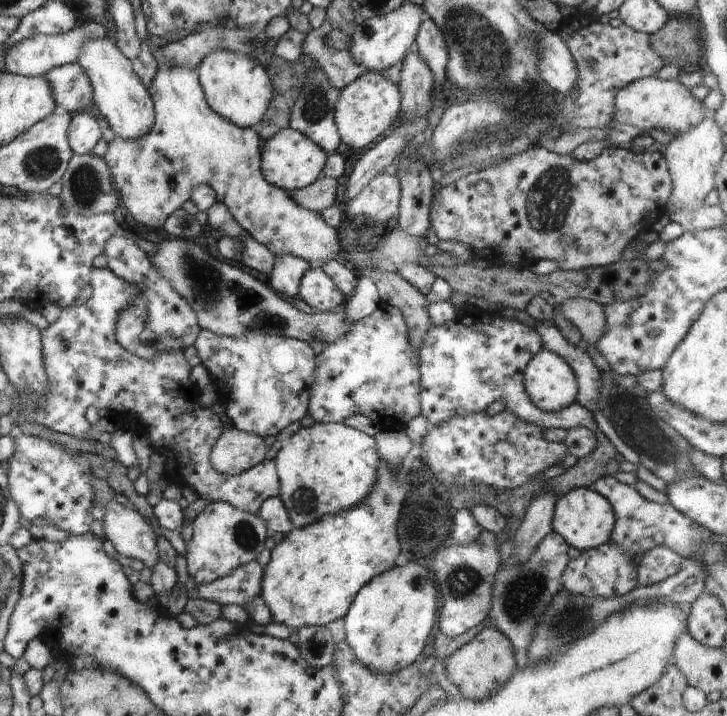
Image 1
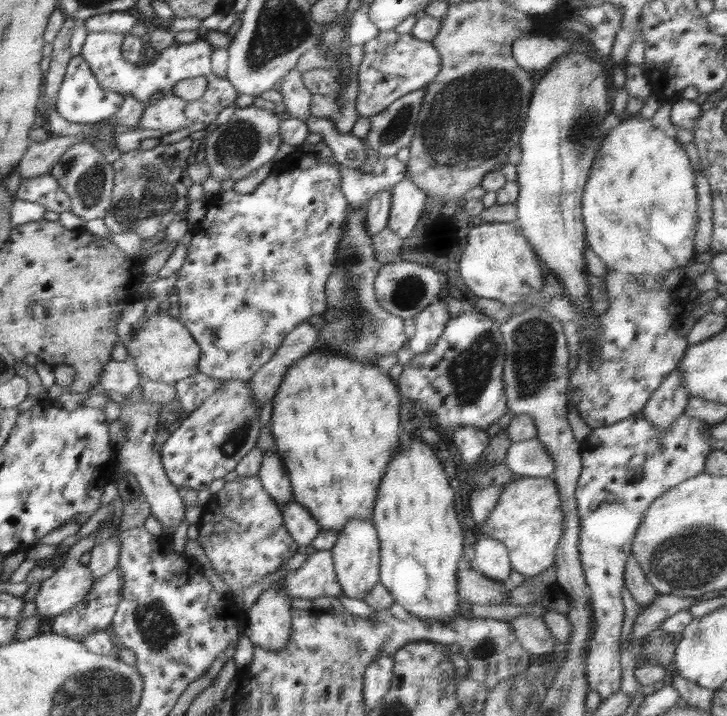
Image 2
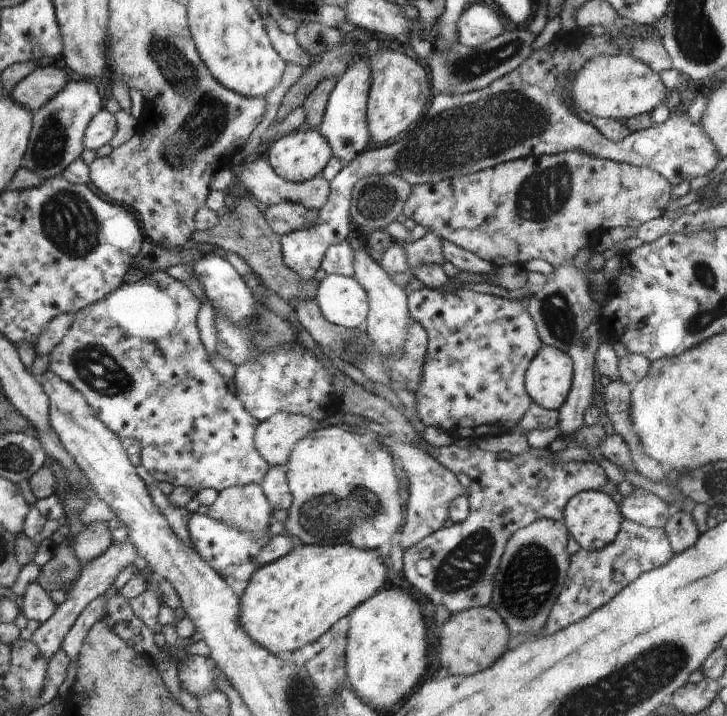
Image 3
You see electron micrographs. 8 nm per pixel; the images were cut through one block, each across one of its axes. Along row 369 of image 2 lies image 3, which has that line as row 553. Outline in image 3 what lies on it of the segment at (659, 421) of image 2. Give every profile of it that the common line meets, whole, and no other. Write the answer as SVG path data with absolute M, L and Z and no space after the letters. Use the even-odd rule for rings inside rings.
M679 510L670 517L664 528L674 554L680 554L696 544L701 533L690 511Z

